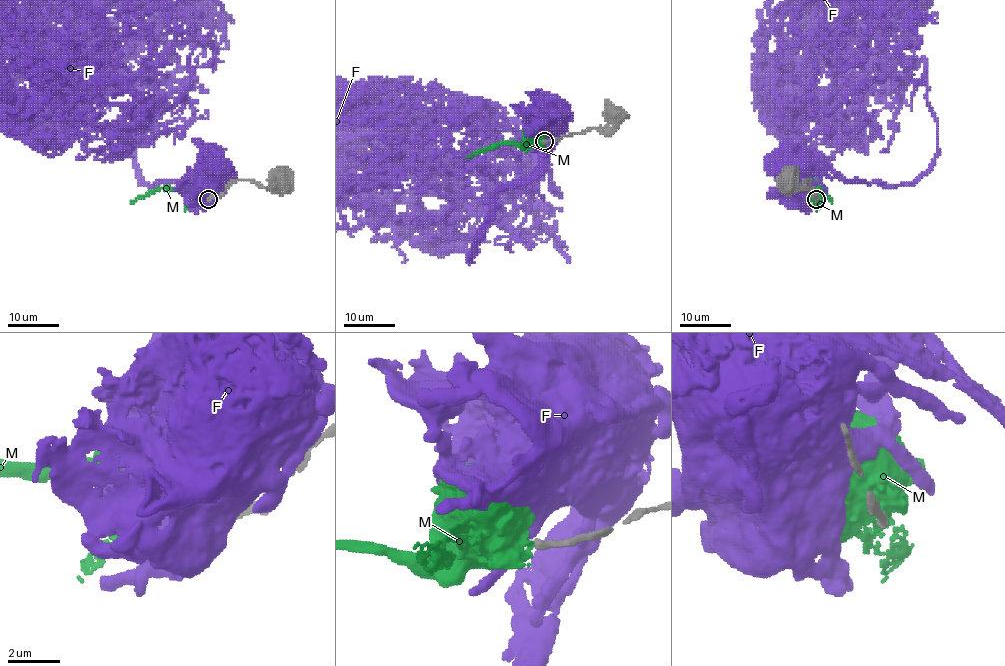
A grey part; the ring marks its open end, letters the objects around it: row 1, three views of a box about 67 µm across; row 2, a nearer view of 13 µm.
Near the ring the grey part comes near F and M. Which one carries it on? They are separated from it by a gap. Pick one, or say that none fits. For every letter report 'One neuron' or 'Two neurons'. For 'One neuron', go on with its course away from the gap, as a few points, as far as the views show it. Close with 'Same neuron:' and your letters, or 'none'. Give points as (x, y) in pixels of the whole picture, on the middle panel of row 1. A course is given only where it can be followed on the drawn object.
F: Two neurons
M: Two neurons
Same neuron: none

